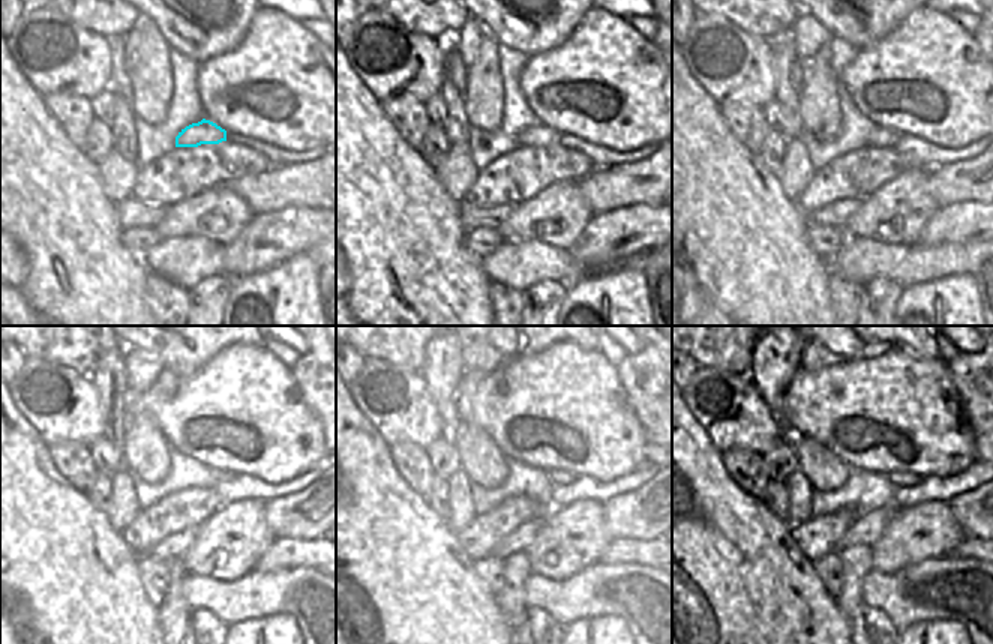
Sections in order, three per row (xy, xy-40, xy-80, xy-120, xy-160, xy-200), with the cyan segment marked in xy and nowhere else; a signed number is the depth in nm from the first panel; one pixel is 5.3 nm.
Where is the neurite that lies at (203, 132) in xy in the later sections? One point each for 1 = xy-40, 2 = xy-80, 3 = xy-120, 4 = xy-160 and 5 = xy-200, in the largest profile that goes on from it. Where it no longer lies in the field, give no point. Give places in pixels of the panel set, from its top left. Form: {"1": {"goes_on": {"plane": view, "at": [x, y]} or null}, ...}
{"1": {"goes_on": {"plane": "xy-40", "at": [540, 135]}}, "2": {"goes_on": {"plane": "xy-80", "at": [881, 137]}}, "3": {"goes_on": {"plane": "xy-120", "at": [218, 476]}}, "4": {"goes_on": {"plane": "xy-160", "at": [558, 478]}}, "5": {"goes_on": {"plane": "xy-200", "at": [896, 478]}}}

